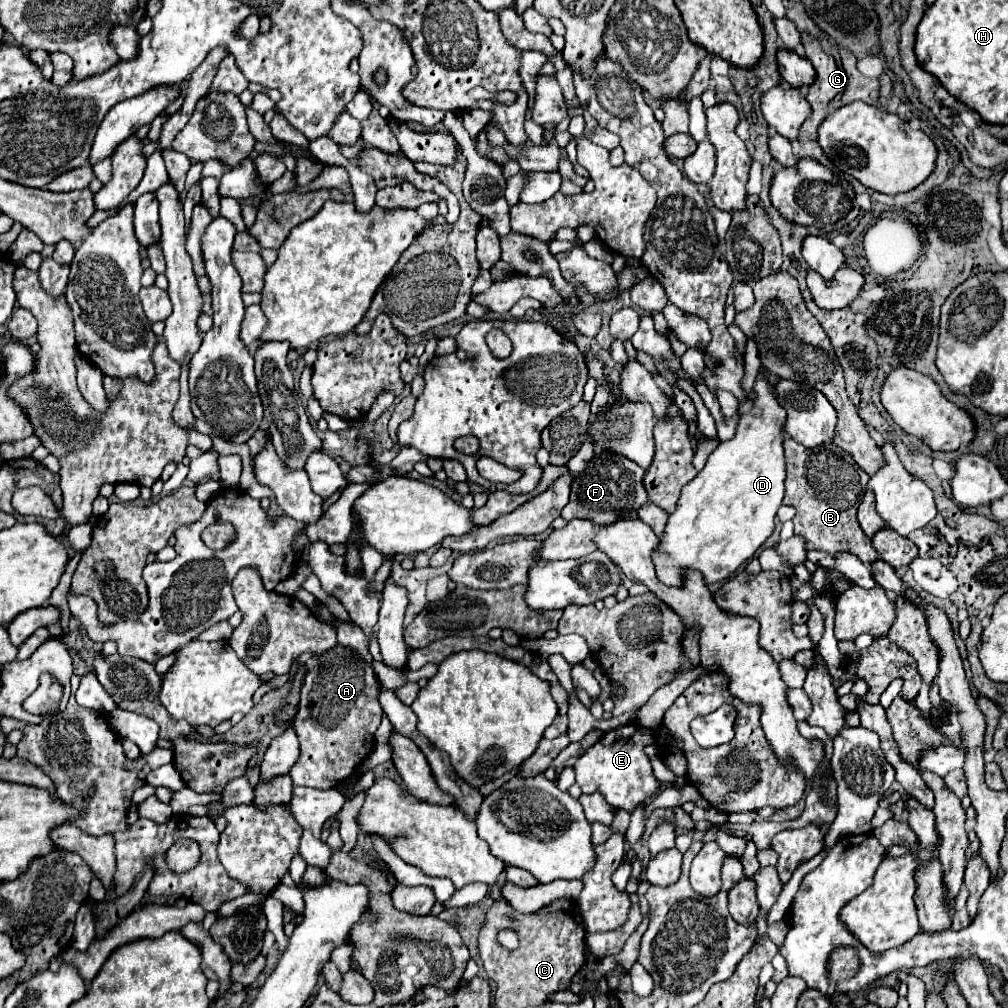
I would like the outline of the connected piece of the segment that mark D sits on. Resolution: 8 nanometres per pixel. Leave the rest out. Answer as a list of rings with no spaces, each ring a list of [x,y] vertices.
[[[758,378],[754,384],[754,400],[752,408],[742,414],[738,422],[736,436],[728,442],[720,442],[718,448],[708,456],[706,466],[698,476],[682,488],[676,510],[668,516],[664,534],[654,548],[654,566],[658,578],[668,584],[680,588],[684,584],[686,570],[702,572],[706,584],[726,582],[742,564],[746,564],[756,550],[768,540],[774,530],[774,516],[784,498],[784,480],[786,480],[786,458],[784,458],[784,428],[786,410],[776,402],[774,390],[770,388],[768,378]]]

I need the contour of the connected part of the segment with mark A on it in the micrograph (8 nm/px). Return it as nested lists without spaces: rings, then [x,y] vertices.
[[[342,644],[320,654],[318,664],[308,670],[302,686],[294,728],[300,740],[300,758],[290,770],[292,784],[318,790],[338,786],[370,756],[380,720],[378,680],[372,666],[356,650]]]

